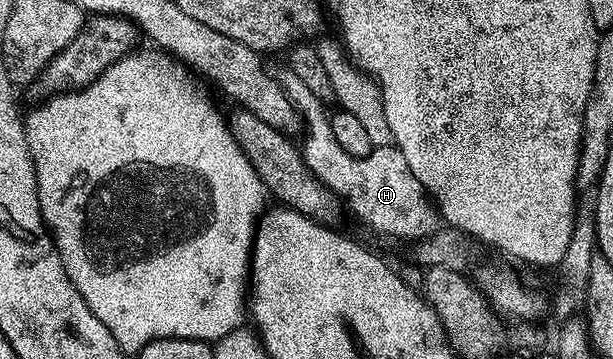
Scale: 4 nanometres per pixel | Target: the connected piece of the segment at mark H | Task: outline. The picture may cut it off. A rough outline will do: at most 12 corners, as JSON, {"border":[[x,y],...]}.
{"border":[[293,72],[282,87],[305,127],[310,173],[363,226],[428,239],[438,210],[407,157],[351,157],[326,104]]}

